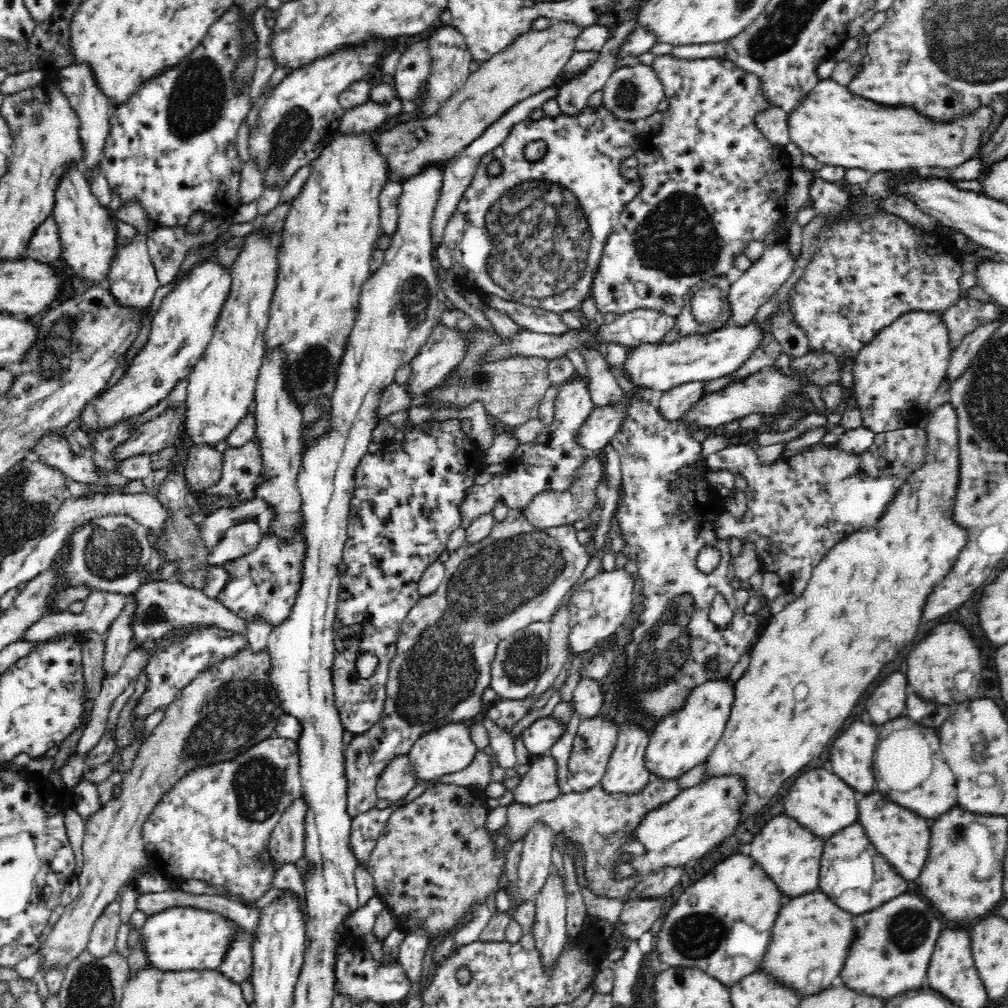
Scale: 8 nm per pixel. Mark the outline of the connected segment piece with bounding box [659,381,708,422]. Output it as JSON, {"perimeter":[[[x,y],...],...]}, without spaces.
{"perimeter":[[[690,382],[681,386],[676,386],[664,392],[660,398],[659,410],[670,422],[680,421],[680,416],[684,411],[688,411],[698,399],[704,395],[708,382]]]}

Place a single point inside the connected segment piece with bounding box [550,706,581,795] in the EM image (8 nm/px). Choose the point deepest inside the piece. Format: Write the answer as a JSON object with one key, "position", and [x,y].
{"position":[561,749]}

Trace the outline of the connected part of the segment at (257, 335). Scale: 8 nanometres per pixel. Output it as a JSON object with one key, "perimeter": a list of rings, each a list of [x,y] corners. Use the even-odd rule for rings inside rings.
{"perimeter":[[[256,230],[247,236],[242,252],[230,268],[230,277],[232,277],[230,290],[225,298],[214,334],[204,351],[203,357],[200,358],[187,378],[188,387],[184,404],[186,411],[183,430],[190,445],[197,446],[197,449],[215,448],[218,442],[227,440],[239,422],[249,414],[249,406],[255,401],[257,375],[263,362],[262,356],[265,350],[264,338],[269,321],[270,302],[272,302],[272,294],[276,286],[278,246],[280,246],[280,233],[264,239]]]}

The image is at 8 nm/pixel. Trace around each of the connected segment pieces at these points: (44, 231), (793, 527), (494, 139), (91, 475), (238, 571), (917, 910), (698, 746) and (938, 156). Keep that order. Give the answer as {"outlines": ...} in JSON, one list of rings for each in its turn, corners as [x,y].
{"outlines":[[[[52,214],[32,232],[24,248],[25,256],[41,263],[52,263],[60,256],[59,228]]],[[[918,427],[892,430],[880,434],[877,445],[863,453],[849,453],[835,446],[825,447],[819,442],[790,458],[775,460],[768,466],[762,465],[755,449],[748,445],[718,450],[707,457],[706,467],[710,471],[726,469],[747,481],[747,512],[740,518],[722,514],[717,522],[719,537],[739,538],[743,543],[754,544],[764,570],[778,574],[786,591],[800,596],[812,569],[836,542],[840,542],[846,534],[852,534],[852,530],[860,530],[860,526],[874,526],[876,518],[884,514],[884,506],[888,507],[890,498],[900,488],[904,478],[908,478],[909,472],[920,466],[925,438],[925,430]]],[[[559,83],[544,88],[544,90],[541,90],[538,94],[533,94],[532,96],[525,98],[522,102],[515,104],[507,113],[504,113],[498,120],[495,120],[486,130],[484,130],[482,136],[479,136],[474,142],[471,142],[466,148],[463,148],[462,152],[459,152],[456,157],[451,158],[451,160],[447,162],[446,166],[443,168],[441,177],[440,196],[437,198],[436,208],[434,208],[434,214],[432,214],[432,220],[430,220],[429,224],[430,241],[432,241],[432,250],[434,253],[436,252],[436,248],[440,246],[447,222],[450,220],[452,214],[456,212],[458,203],[462,200],[464,191],[470,186],[482,157],[494,147],[500,146],[508,136],[508,133],[514,128],[514,125],[527,119],[532,110],[542,108],[542,104],[544,104],[546,100],[550,100],[550,98],[556,98],[557,100],[560,89],[561,87]]],[[[61,431],[50,434],[34,450],[32,457],[37,457],[44,464],[60,469],[68,480],[84,482],[86,485],[96,484],[106,488],[118,488],[128,484],[128,479],[117,470],[102,470],[95,462],[73,454],[66,438],[60,436]]],[[[301,510],[300,522],[293,527],[291,533],[280,535],[278,531],[270,529],[268,536],[260,536],[260,542],[248,554],[242,554],[240,558],[234,558],[230,562],[220,564],[227,577],[224,586],[218,590],[214,599],[236,616],[249,622],[264,621],[275,627],[286,620],[292,612],[292,607],[295,605],[300,587],[303,584],[303,560],[307,554],[306,526],[303,526],[303,519],[304,515],[302,515]]],[[[900,894],[875,910],[856,916],[856,926],[856,938],[840,974],[848,988],[888,998],[922,986],[930,956],[942,932],[940,912],[930,902],[914,894]]],[[[728,675],[694,686],[682,706],[653,724],[646,758],[646,765],[652,774],[661,778],[676,778],[707,760],[723,735],[734,704],[735,684],[732,685]]],[[[822,79],[804,100],[789,113],[789,138],[803,153],[812,155],[820,165],[880,170],[916,168],[926,173],[930,168],[951,168],[964,164],[978,154],[982,134],[994,122],[990,105],[978,106],[954,122],[934,122],[916,108],[884,106],[852,94],[835,80]]]]}

